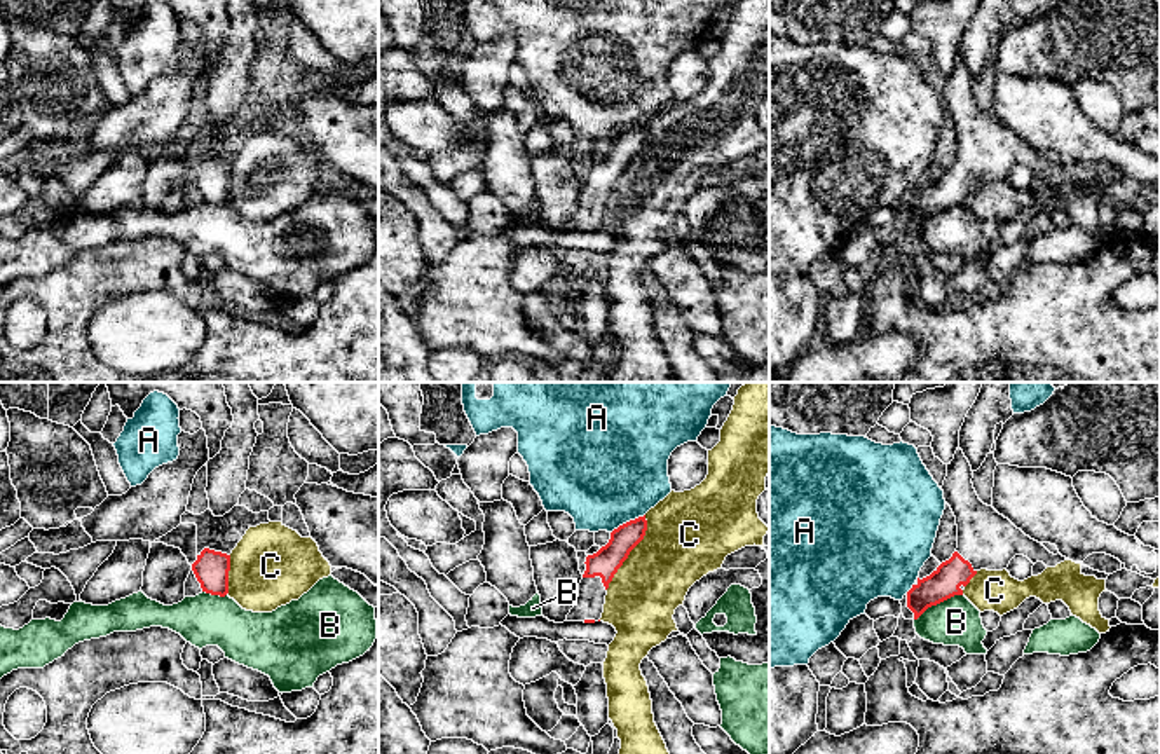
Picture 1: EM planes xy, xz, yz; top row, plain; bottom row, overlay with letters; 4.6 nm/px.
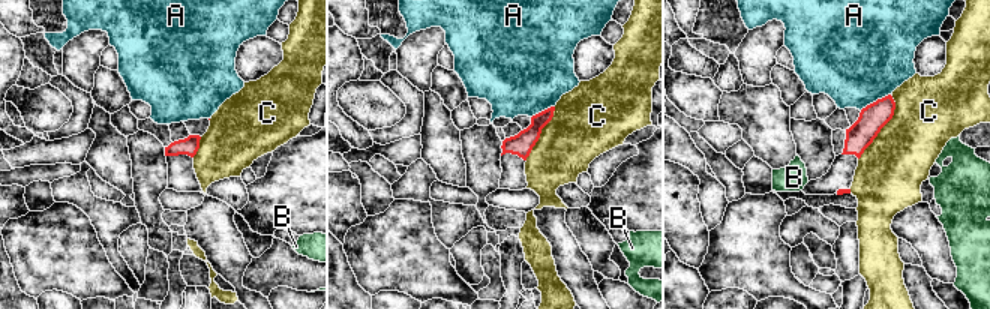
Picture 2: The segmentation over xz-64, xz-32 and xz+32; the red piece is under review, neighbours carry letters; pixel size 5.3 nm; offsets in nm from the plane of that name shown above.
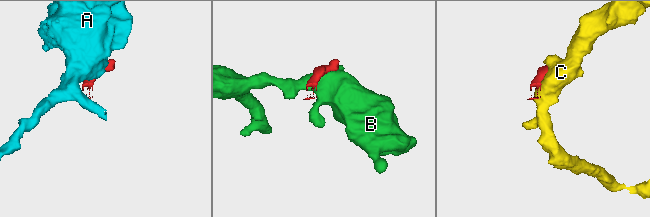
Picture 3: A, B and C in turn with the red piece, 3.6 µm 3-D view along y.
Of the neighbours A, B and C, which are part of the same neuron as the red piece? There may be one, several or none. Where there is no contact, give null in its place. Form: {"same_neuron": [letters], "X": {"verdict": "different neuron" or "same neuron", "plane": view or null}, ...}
{"same_neuron": [], "A": {"verdict": "different neuron", "plane": "xz"}, "B": {"verdict": "different neuron", "plane": "yz"}, "C": {"verdict": "different neuron", "plane": "xz"}}

